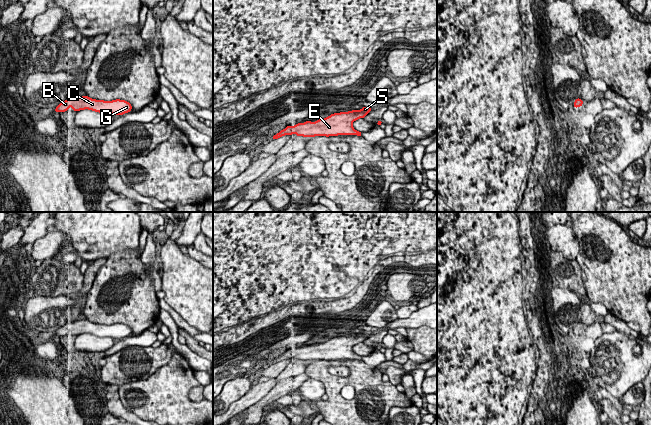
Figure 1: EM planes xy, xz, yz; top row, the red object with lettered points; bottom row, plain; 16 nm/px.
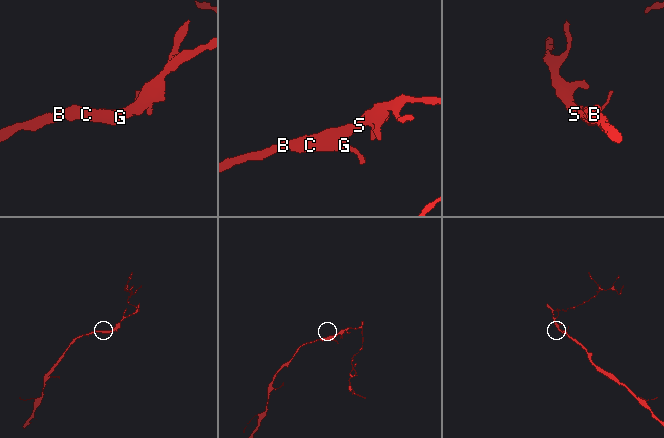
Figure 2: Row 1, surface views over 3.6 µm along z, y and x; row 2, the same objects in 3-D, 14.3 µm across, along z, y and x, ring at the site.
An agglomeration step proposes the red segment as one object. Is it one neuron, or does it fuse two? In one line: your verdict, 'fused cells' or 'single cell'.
single cell

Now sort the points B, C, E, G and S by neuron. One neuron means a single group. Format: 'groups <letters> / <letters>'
groups B C E G S

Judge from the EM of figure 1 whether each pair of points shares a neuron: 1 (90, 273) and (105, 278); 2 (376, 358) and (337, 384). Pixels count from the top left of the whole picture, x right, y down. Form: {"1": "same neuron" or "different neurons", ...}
{"1": "different neurons", "2": "different neurons"}

